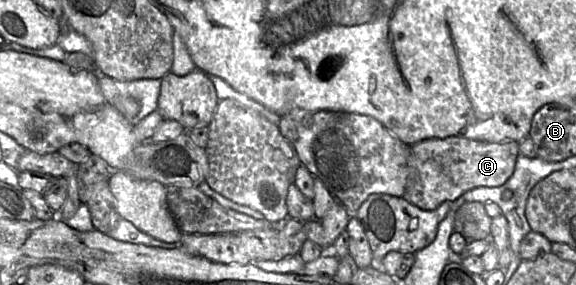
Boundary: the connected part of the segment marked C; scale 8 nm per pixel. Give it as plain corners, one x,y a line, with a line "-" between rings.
464,137
429,138
410,146
404,199
422,210
435,210
444,201
455,201
477,187
500,187
512,176
519,142
490,143

